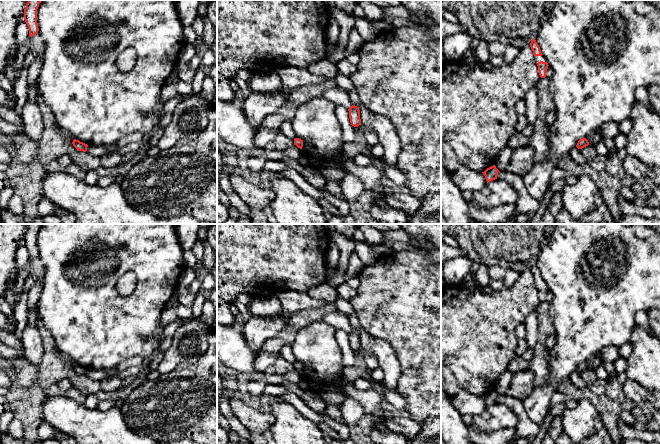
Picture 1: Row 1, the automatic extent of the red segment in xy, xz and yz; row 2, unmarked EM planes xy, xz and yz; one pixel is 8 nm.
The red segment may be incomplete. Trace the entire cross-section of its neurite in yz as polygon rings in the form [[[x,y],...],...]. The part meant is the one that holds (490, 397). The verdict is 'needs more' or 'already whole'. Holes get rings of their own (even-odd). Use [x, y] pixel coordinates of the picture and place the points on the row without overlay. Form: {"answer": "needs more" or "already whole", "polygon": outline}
{"answer": "already whole", "polygon": [[[495,389],[487,392],[484,396],[482,396],[485,400],[485,403],[488,406],[493,405],[495,403],[497,403],[497,399],[498,399],[499,394],[496,392]]]}

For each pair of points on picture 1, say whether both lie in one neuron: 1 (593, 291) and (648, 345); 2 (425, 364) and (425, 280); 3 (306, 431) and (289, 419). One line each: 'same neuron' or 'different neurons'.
1: different neurons
2: same neuron
3: same neuron

